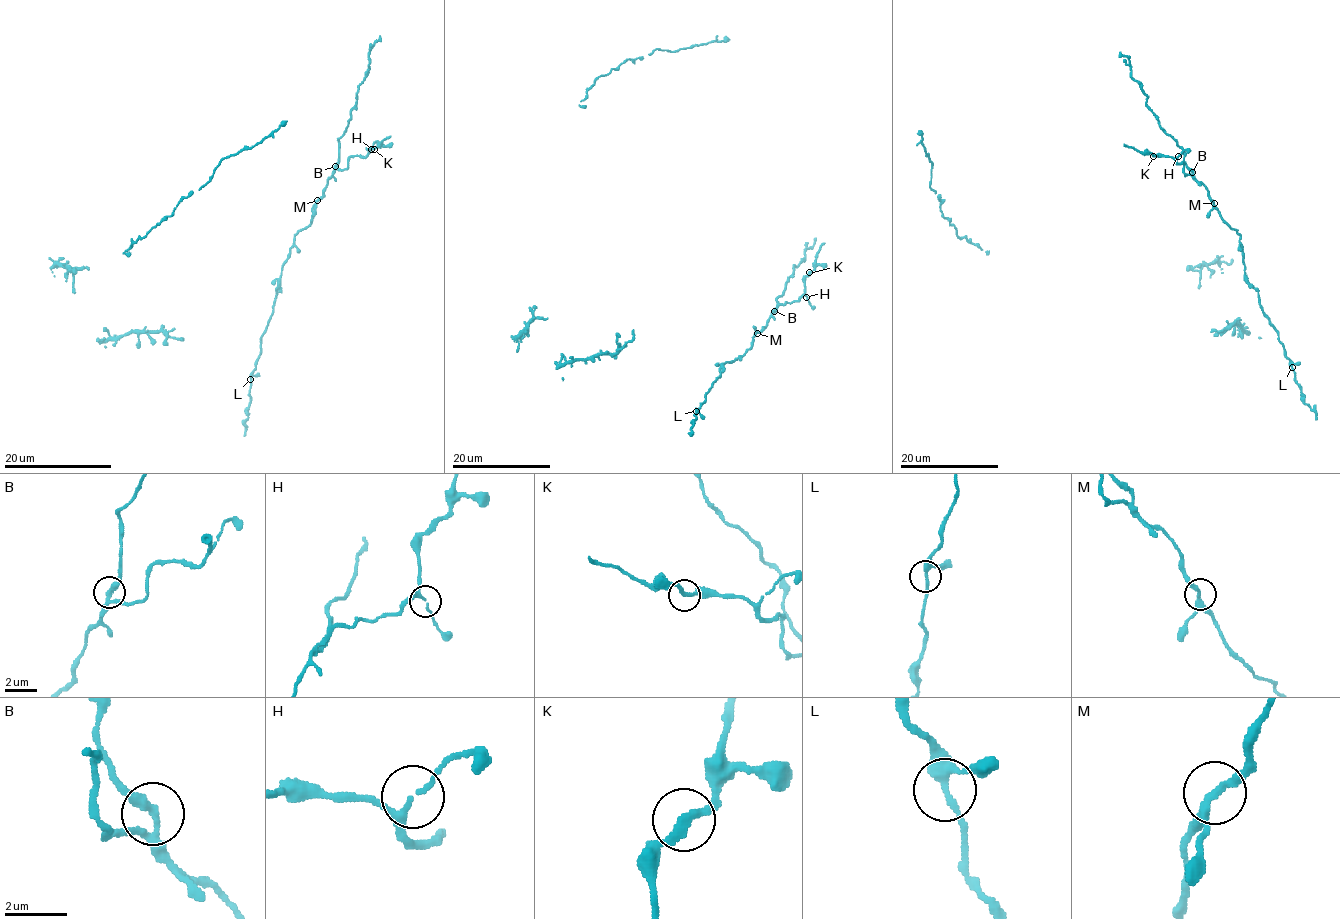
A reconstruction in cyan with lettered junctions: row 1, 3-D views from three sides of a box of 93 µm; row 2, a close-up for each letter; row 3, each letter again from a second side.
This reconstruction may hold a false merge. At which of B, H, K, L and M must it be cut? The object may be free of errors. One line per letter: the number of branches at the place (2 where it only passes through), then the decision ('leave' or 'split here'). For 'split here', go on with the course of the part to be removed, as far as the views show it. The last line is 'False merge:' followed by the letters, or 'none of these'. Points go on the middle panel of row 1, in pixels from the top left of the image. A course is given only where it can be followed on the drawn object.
B: branches 3; leave
H: branches 3; leave
K: branches 2; leave
L: branches 3; leave
M: branches 3; leave
False merge: none of these

